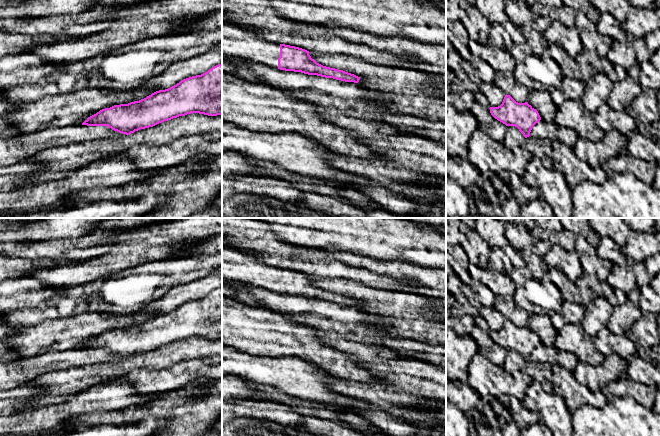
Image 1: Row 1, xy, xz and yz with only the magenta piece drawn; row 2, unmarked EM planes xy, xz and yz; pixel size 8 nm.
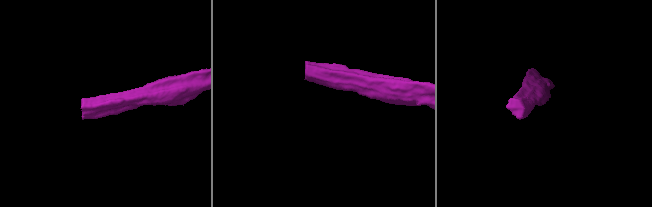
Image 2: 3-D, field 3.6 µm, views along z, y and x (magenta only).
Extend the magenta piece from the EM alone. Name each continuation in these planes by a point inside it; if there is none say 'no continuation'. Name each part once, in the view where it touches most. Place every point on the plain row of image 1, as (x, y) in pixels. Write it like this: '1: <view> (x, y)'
1: xz (236, 266)

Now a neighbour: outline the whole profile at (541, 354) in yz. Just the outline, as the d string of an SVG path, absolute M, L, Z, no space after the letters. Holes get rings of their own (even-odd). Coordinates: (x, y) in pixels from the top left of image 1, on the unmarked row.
M540 344L536 347L531 356L530 361L535 364L559 364L569 371L574 371L578 364L577 357L570 352L562 352L556 349L555 347L547 347L543 344Z

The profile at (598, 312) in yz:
M597 295L585 306L585 318L581 325L586 334L595 338L606 326L614 306L604 297Z

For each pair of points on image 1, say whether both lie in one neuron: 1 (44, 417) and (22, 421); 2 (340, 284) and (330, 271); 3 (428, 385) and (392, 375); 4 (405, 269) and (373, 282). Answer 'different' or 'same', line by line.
1: same
2: different
3: same
4: different

